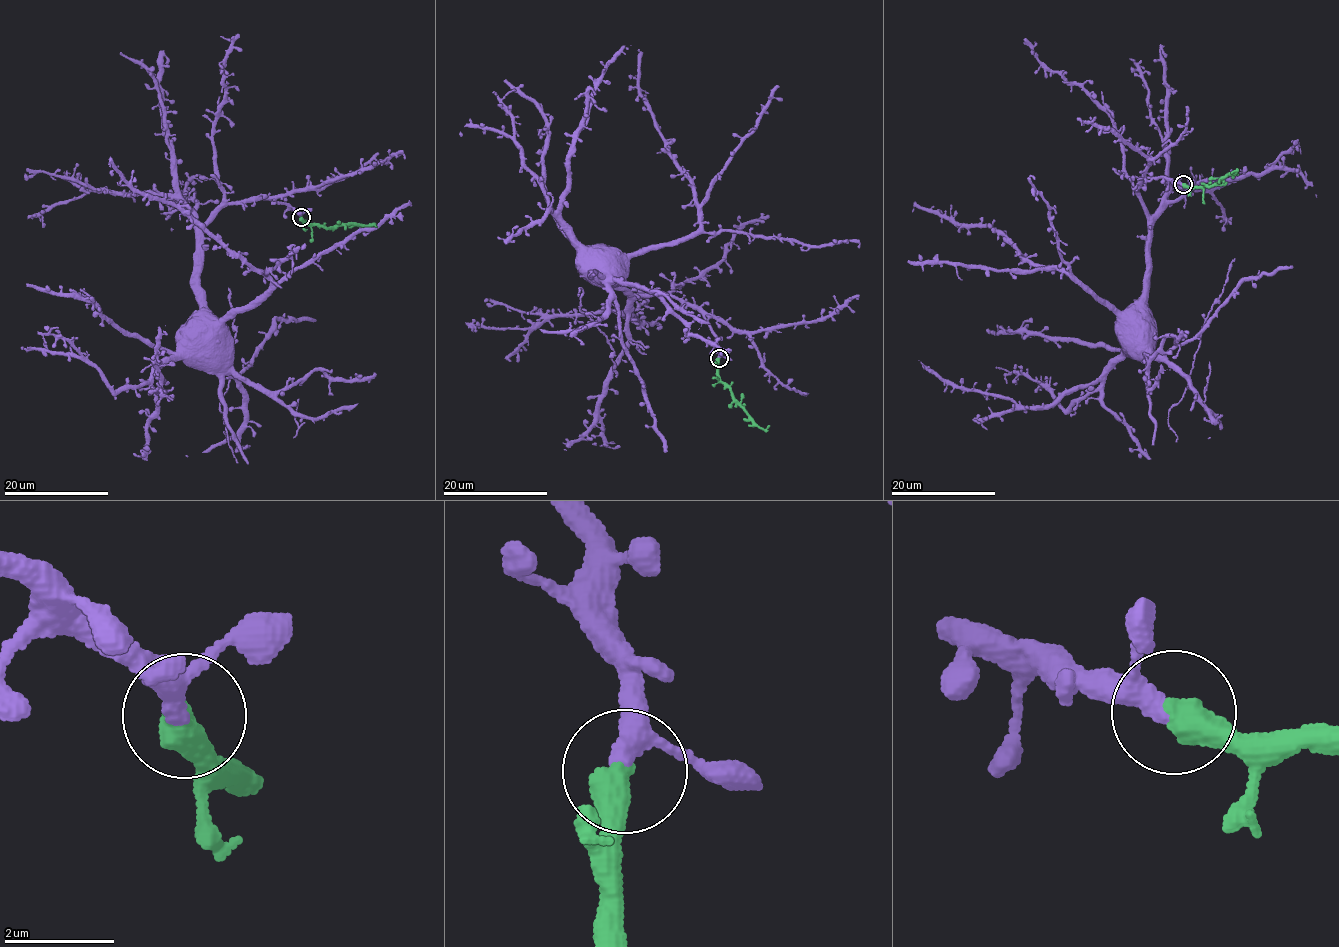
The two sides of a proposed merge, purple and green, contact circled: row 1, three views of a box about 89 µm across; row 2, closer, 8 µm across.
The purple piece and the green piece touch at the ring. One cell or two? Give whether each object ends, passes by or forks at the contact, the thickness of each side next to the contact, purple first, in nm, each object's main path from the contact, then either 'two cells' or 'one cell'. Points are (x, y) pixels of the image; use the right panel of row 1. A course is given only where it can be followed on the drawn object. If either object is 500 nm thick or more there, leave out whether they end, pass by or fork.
280 nm thick on the purple side, 550 nm on the other; purple runs (1182, 185), (1142, 179), (1143, 298), (1122, 311), (1069, 274), (1030, 265), (987, 226), (912, 212); green runs (1182, 185), (1218, 185), (1236, 171), (1230, 173); one cell

